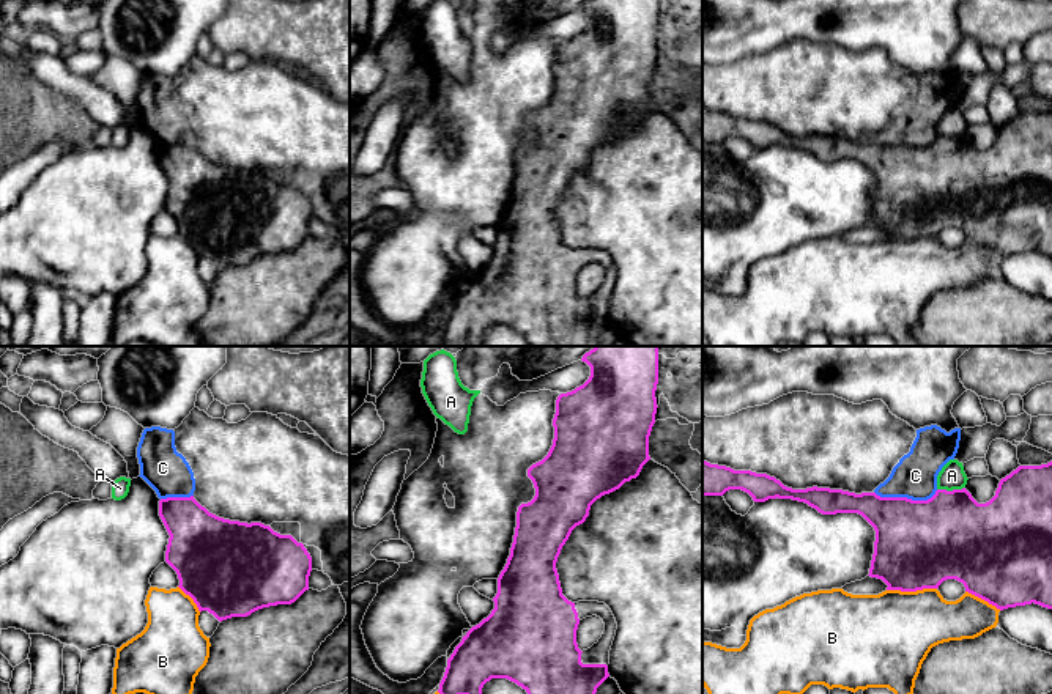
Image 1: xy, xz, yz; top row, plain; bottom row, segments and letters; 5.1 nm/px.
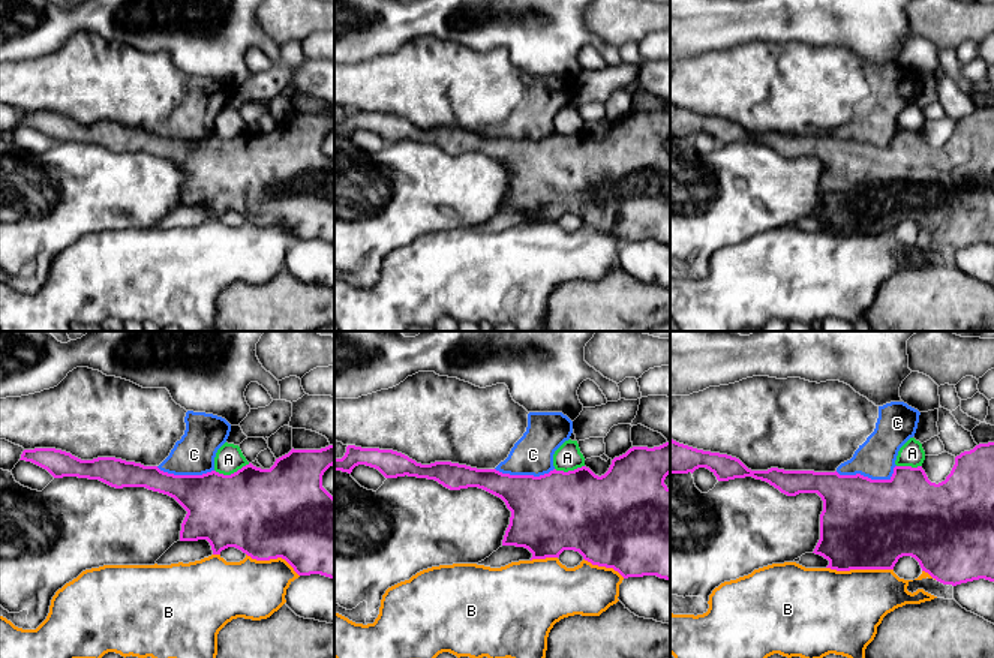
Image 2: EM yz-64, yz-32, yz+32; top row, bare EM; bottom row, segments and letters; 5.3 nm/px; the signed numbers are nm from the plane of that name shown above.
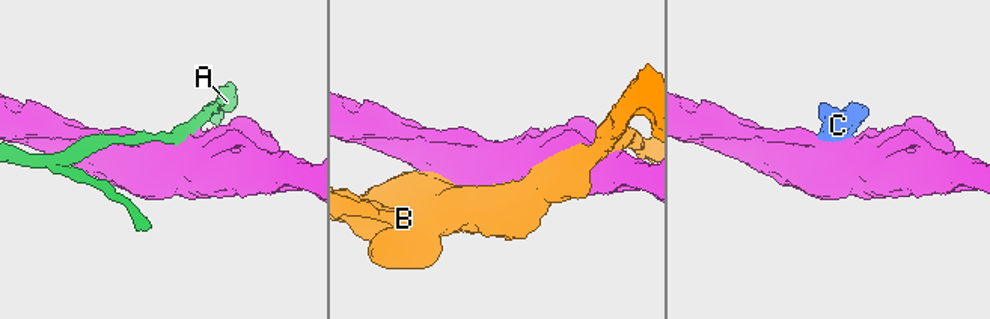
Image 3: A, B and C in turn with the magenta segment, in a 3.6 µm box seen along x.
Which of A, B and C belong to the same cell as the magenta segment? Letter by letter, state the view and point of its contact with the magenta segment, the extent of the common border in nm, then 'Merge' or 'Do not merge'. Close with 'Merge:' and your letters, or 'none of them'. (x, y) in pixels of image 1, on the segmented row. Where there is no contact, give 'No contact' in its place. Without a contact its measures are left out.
A: Touches magenta at yz (950, 491). Shared border 140 nm. Do not merge
B: Touches magenta at yz (911, 590). Shared border 260 nm. Do not merge
C: Touches magenta at yz (906, 498). Shared border 320 nm. Do not merge
Merge: none of them

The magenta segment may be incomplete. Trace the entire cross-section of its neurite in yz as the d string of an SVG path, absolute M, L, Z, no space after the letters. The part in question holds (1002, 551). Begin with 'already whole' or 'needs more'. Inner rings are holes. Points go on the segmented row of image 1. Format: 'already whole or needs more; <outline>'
already whole; M702 461L702 496L723 496L729 489L742 489L754 502L792 499L822 515L861 515L876 530L868 576L882 579L887 590L939 589L943 581L956 579L965 592L1000 611L1032 603L1052 609L1052 461L1019 466L1000 480L995 496L986 504L978 504L965 488L937 489L928 500L817 486L792 489L767 474Z

